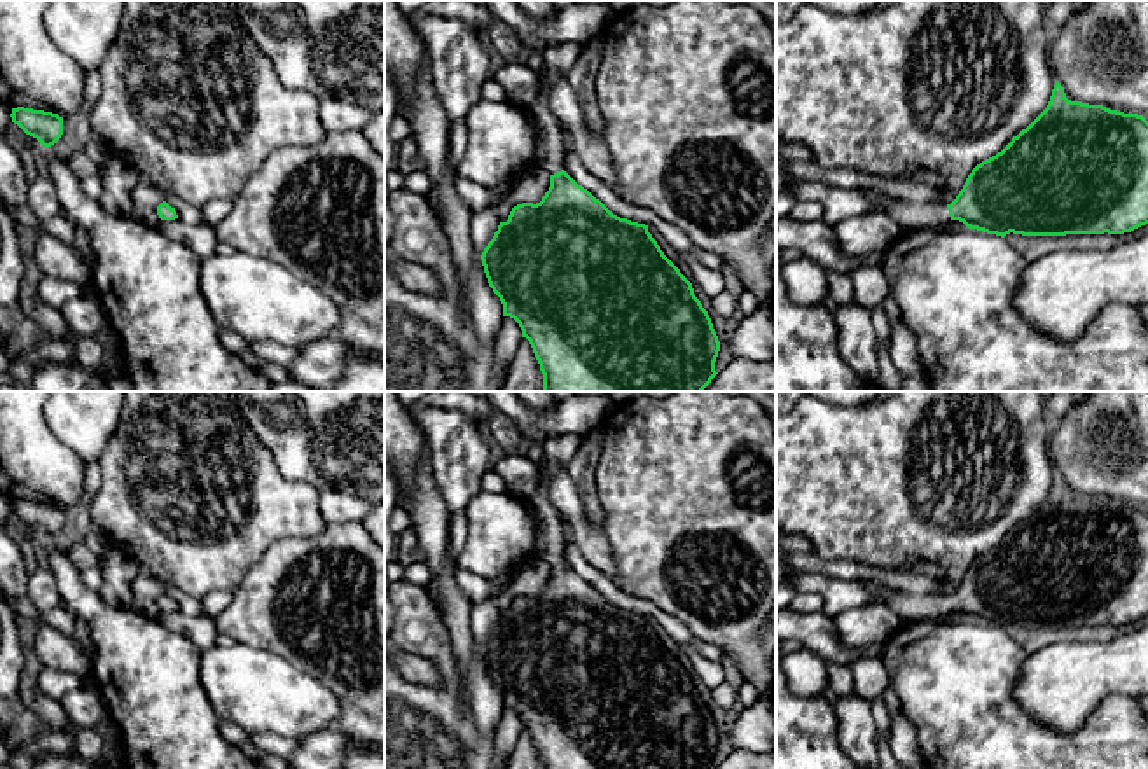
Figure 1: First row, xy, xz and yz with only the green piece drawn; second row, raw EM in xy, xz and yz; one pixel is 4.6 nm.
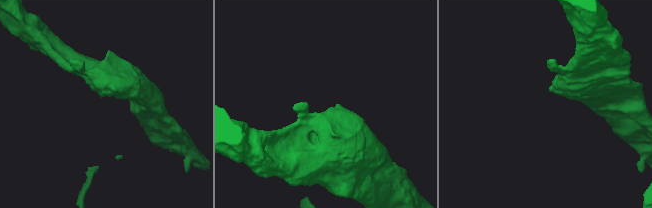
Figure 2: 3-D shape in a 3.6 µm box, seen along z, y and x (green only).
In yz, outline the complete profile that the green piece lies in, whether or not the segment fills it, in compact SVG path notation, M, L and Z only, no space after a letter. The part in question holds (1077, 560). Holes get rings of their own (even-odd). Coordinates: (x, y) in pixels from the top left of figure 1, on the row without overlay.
M1055 474L1047 500L1001 544L977 556L951 596L914 594L888 585L882 598L900 622L935 620L959 612L970 620L1001 629L1010 624L1022 627L1131 624L1148 615L1148 512L1138 505L1071 493Z

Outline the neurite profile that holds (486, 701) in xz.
M494 596L472 603L468 620L474 634L474 652L468 680L468 703L481 734L496 731L503 713L503 696L488 675L481 647L498 622L500 610Z

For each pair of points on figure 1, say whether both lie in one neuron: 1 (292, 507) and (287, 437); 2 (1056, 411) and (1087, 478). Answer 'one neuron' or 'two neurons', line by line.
1: two neurons
2: two neurons

